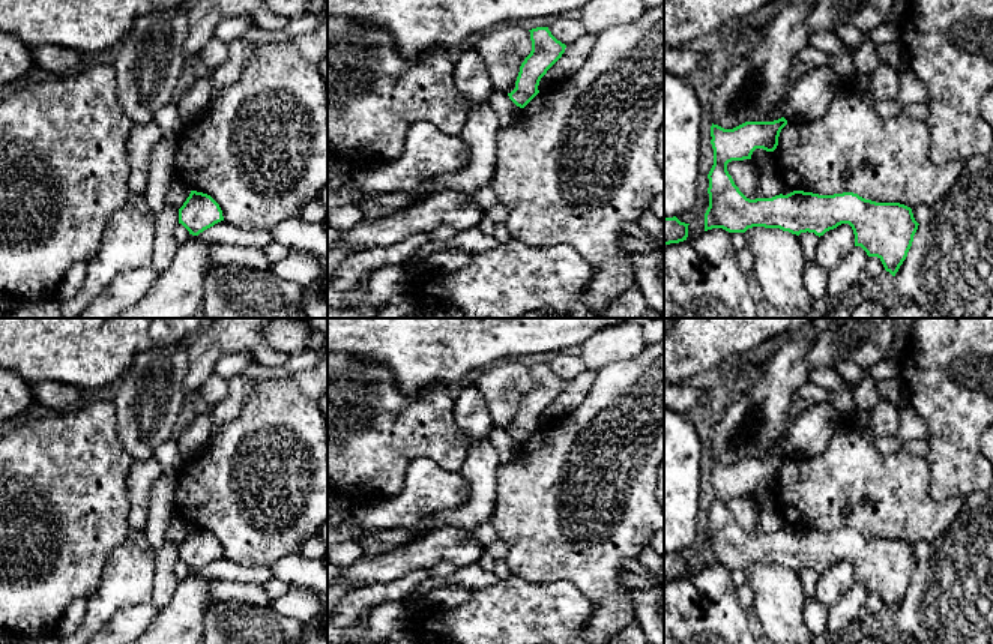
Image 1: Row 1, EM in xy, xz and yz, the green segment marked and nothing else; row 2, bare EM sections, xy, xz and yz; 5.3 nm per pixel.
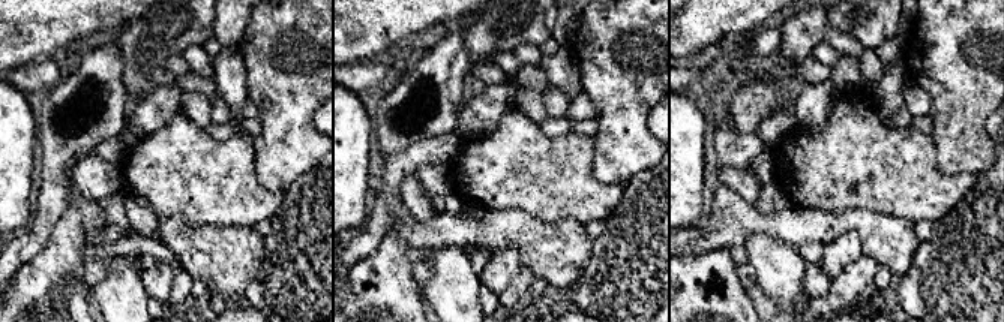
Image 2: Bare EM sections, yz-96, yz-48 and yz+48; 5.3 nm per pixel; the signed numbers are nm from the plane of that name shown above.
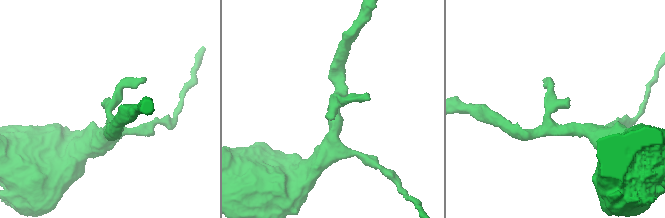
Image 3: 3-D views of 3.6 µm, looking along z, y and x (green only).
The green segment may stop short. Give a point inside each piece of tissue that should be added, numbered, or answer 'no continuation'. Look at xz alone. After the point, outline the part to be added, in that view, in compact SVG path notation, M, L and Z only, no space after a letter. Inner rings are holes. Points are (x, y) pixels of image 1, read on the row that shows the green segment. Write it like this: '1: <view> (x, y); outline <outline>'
no continuation

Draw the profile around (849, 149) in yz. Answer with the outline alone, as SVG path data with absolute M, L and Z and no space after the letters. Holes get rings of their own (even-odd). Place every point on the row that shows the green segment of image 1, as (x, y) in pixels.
M846 83L822 117L787 122L774 155L778 176L792 191L853 192L910 209L936 204L964 165L936 165L928 158L924 122L904 114L882 119Z

